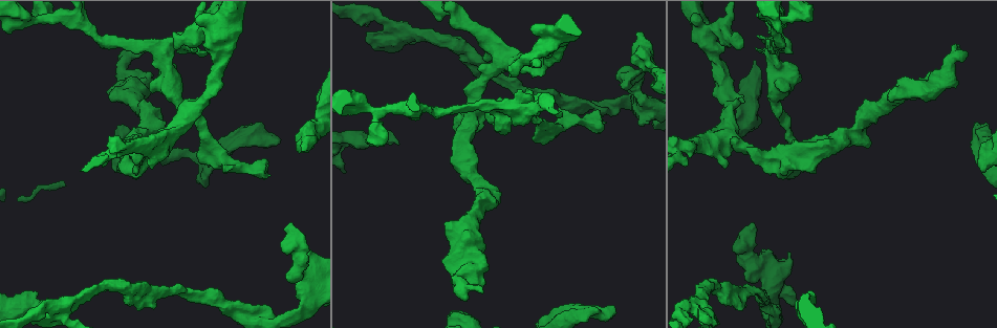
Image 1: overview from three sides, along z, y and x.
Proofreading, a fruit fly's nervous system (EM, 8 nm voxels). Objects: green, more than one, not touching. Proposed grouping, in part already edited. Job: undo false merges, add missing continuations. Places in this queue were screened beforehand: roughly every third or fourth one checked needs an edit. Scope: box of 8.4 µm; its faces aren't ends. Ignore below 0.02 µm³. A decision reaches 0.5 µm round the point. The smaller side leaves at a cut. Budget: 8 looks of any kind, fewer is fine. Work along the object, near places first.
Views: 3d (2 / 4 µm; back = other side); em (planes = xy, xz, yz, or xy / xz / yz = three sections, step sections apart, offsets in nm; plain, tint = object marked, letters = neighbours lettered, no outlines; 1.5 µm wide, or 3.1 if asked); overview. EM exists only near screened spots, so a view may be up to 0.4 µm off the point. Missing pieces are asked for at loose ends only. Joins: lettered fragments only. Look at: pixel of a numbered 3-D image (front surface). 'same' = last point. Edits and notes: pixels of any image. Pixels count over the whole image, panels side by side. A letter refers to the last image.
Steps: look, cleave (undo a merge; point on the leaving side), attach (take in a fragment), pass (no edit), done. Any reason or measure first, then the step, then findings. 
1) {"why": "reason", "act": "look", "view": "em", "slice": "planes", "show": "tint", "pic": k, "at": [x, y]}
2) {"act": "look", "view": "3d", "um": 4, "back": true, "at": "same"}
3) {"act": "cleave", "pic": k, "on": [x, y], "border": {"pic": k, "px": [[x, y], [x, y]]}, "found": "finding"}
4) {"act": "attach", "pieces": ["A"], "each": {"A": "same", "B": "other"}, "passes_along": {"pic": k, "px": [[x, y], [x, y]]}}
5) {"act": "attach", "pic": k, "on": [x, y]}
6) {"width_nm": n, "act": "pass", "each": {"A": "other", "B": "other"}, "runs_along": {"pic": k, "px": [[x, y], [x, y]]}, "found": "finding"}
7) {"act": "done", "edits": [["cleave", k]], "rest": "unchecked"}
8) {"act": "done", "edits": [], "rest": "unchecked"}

{"why": "stops while still wide", "act": "look", "view": "3d", "um": 4, "pic": 1, "at": [726, 167]}

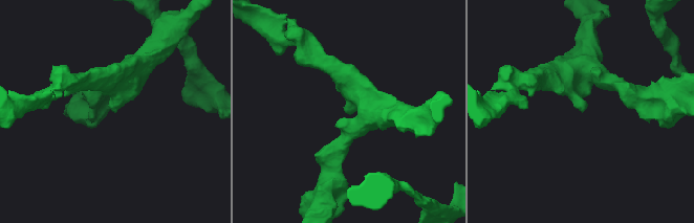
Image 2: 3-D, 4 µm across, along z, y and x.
{"why": "need the tissue", "act": "look", "view": "em", "slice": "planes", "show": "letters", "pic": 2, "at": [346, 110]}

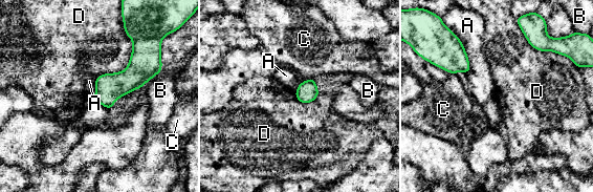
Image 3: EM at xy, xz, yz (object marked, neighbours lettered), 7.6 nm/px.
{"act": "pass", "each": {"A": "other", "B": "other", "C": "other", "D": "other"}, "border": {"pic": 3, "px": [[124, 27], [128, 65], [95, 79]]}, "found": "no lettered fragment goes on from it"}

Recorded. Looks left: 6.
{"why": "stops while still wide", "act": "look", "view": "em", "slice": "xy", "step": 8, "show": "tint", "pic": 1, "at": [274, 143]}

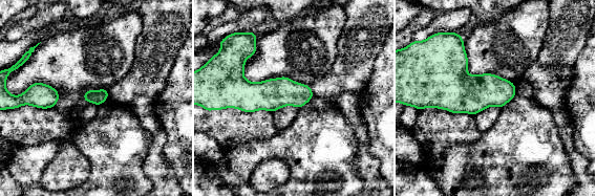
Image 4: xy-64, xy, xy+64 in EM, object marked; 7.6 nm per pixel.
{"why": "another direction", "act": "look", "view": "em", "slice": "planes", "show": "letters", "at": "same"}

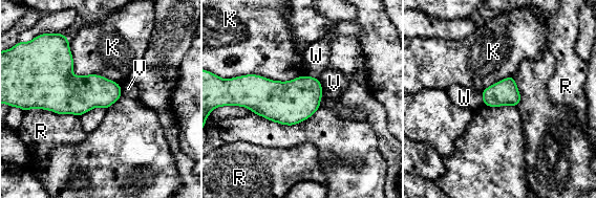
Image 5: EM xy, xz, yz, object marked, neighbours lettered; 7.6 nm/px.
{"act": "pass", "each": {"K": "other", "R": "other", "V": "other", "W": "other"}, "border": {"pic": 5, "px": [[67, 40], [76, 75], [119, 84]]}, "found": "no lettered fragment goes on from it"}

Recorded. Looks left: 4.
{"why": "branch stops here", "act": "look", "view": "3d", "um": 4, "pic": 1, "at": [482, 292]}

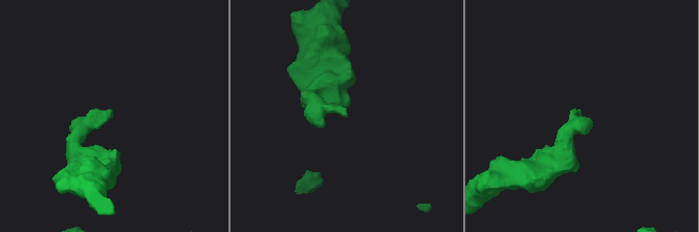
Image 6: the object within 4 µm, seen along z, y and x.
{"act": "look", "view": "em", "slice": "yz", "step": 4, "show": "letters", "pic": 6, "at": [579, 114]}

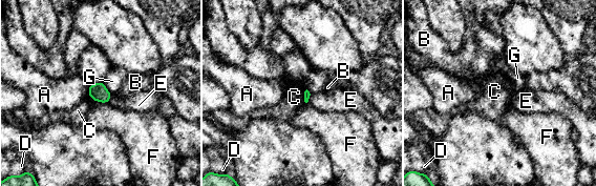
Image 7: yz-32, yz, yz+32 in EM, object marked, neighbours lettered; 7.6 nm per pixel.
{"act": "look", "view": "em", "slice": "xz", "step": 8, "show": "letters", "at": "same"}

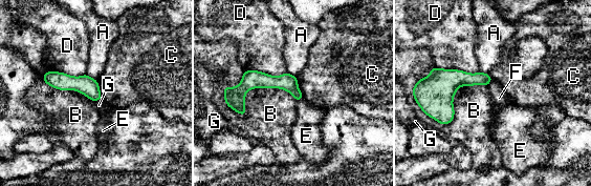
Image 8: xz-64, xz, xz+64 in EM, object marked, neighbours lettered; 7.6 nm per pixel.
{"act": "pass", "each": {"A": "other", "B": "other", "C": "other", "D": "other", "E": "other", "F": "other", "G": "other"}, "runs_along": {"pic": 8, "px": [[231, 89], [285, 82], [299, 97]]}, "found": "none of them fits"}

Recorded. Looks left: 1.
{"act": "done", "edits": [], "rest": "unchecked"}

